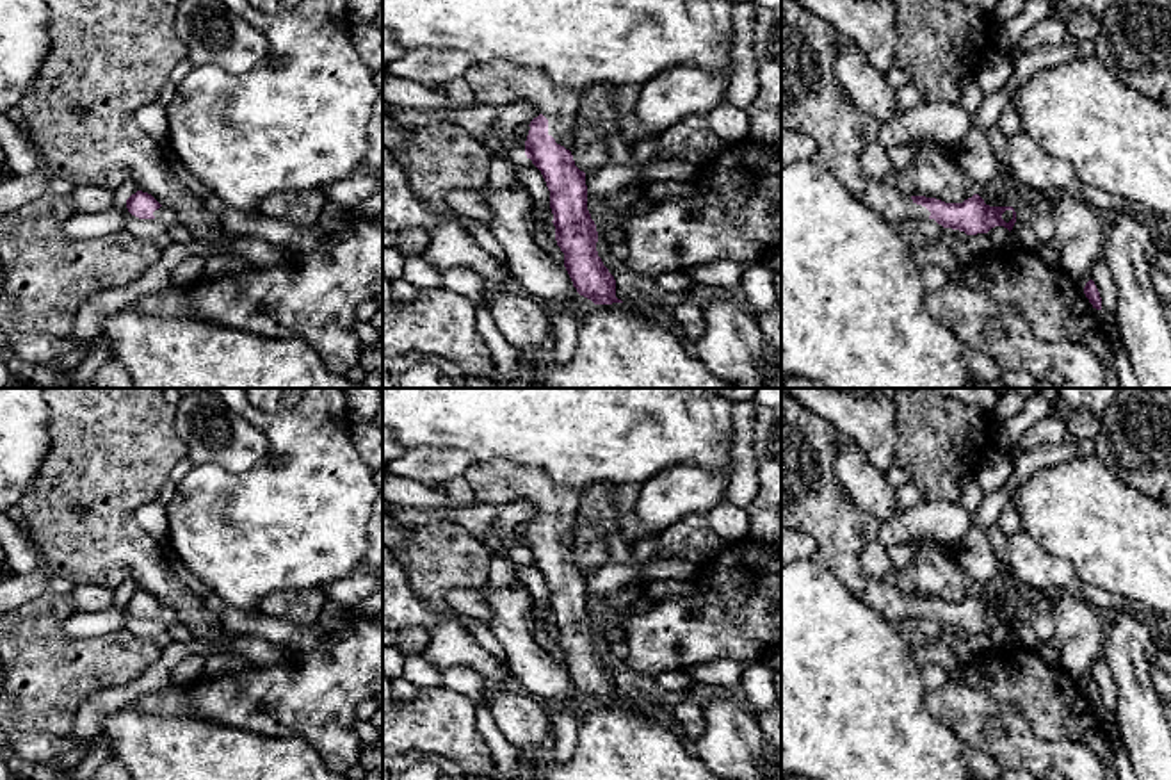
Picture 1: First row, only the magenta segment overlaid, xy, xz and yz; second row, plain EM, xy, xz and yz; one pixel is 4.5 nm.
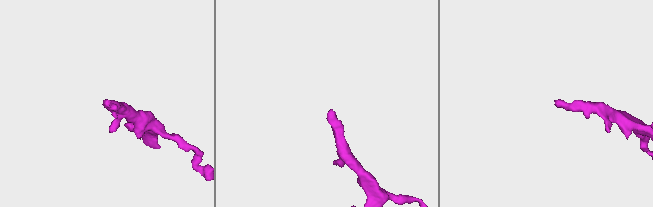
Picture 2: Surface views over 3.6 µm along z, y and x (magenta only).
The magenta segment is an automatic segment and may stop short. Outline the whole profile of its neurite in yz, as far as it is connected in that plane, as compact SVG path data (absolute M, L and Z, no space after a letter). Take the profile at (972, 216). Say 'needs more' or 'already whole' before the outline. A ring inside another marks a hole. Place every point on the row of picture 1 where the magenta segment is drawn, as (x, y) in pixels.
needs more; M781 0L781 128L810 135L817 144L812 160L884 221L934 219L966 235L995 226L1011 232L1013 207L989 207L979 194L963 203L909 198L863 171L861 153L877 141L881 123L856 107L836 78L840 39L833 25L797 0Z

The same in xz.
needs more; M491 59L488 62L472 64L464 73L473 91L475 105L507 107L516 102L529 102L539 116L530 121L525 141L525 155L541 171L550 191L550 208L553 214L555 240L564 253L564 267L577 292L594 305L623 303L616 297L616 280L603 265L596 251L598 232L587 210L586 173L575 166L569 151L573 137L575 114L580 105L582 93L562 89L534 66L513 64L505 59Z

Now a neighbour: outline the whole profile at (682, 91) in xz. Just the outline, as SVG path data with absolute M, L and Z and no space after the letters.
M674 66L641 85L635 118L642 139L657 137L694 114L726 102L730 78L694 66Z

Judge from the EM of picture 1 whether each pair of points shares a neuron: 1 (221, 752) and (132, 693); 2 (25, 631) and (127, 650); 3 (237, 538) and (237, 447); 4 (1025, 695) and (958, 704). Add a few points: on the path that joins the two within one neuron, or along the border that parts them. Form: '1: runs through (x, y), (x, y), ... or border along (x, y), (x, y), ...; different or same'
1: border along (134, 700), (113, 709), (104, 718), (102, 727); different
2: runs through (50, 652), (102, 652); same
3: border along (269, 444), (269, 451), (242, 471), (196, 467); different
4: border along (954, 682), (976, 686), (1011, 704), (1027, 723); different

